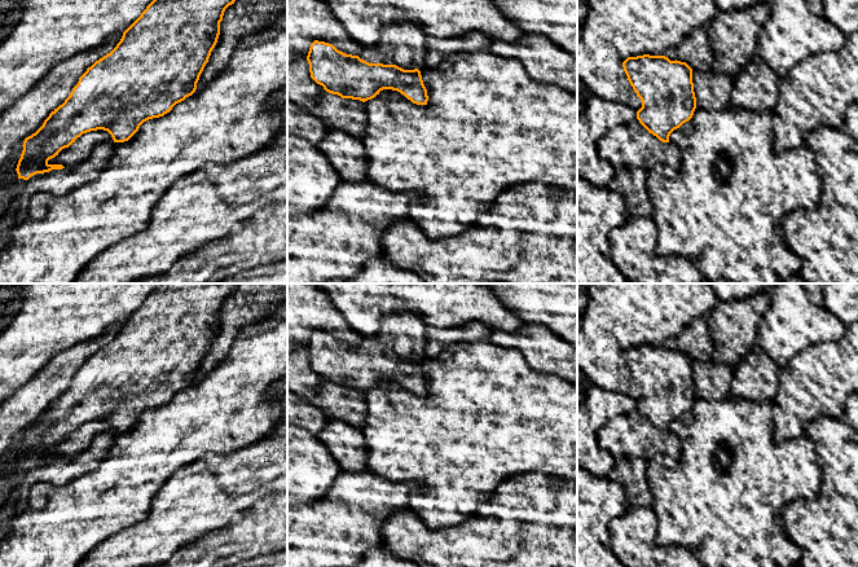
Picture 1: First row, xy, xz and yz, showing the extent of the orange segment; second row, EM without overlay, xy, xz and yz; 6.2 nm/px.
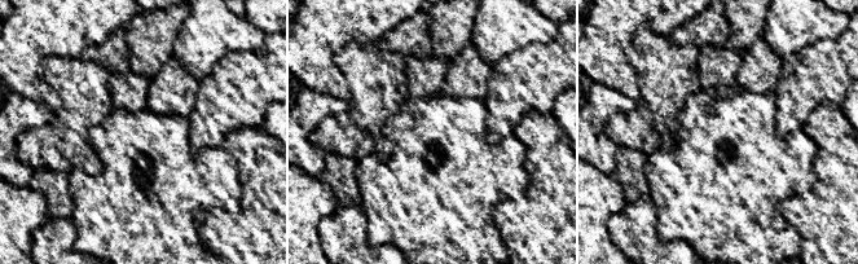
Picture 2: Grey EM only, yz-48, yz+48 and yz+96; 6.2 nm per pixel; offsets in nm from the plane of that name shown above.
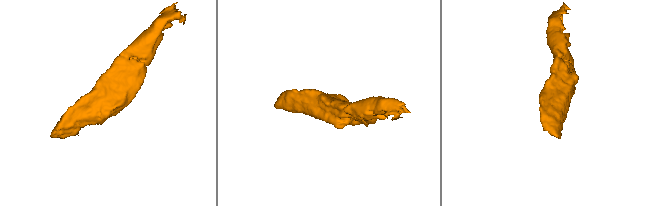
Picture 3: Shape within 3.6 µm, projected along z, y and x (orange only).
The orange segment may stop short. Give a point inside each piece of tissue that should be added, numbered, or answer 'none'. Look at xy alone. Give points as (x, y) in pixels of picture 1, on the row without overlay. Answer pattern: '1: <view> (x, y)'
1: xy (57, 473)

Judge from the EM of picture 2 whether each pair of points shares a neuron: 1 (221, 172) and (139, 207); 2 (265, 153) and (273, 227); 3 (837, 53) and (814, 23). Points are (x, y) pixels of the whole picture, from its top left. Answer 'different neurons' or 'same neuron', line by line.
1: same neuron
2: same neuron
3: different neurons

